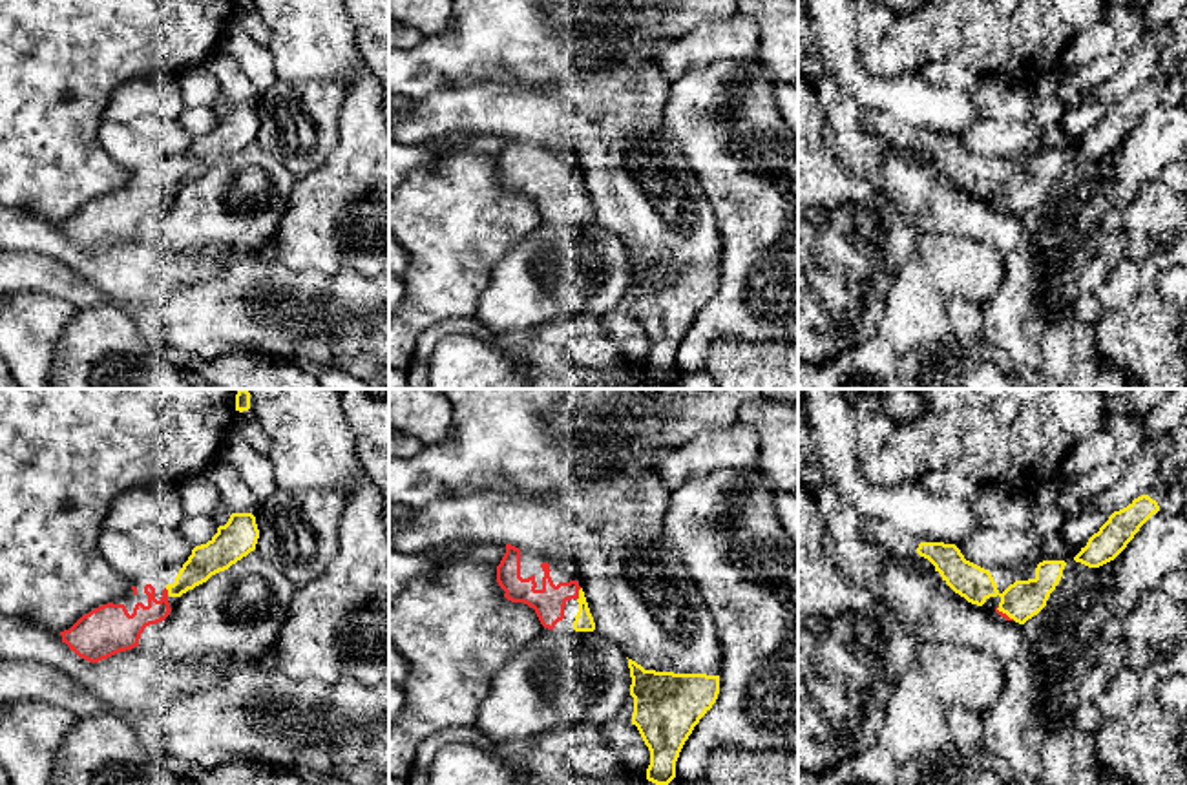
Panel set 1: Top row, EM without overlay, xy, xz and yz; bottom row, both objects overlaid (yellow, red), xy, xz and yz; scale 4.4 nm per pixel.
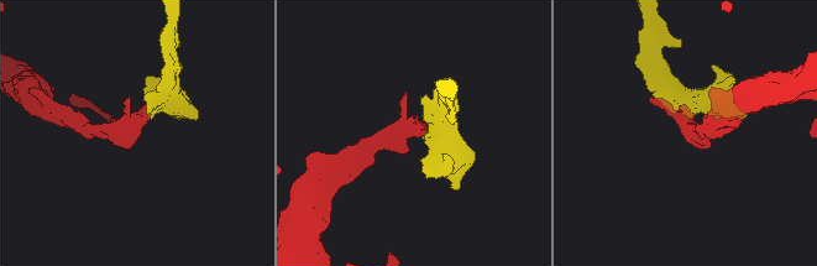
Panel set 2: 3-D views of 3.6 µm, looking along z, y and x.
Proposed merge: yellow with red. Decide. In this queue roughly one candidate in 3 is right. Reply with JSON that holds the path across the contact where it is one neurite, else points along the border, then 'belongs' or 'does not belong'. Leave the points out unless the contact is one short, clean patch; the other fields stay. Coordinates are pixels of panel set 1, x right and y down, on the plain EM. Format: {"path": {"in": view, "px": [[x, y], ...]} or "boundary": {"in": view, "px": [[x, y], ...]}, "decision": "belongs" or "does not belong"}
{"decision": "belongs"}

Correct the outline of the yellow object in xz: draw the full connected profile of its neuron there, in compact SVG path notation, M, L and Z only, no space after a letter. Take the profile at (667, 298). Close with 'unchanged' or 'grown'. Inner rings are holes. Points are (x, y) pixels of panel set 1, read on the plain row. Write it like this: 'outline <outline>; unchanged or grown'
outline M628 250L632 316L650 341L646 371L668 376L676 369L676 352L699 310L720 285L720 267L645 261Z; unchanged

